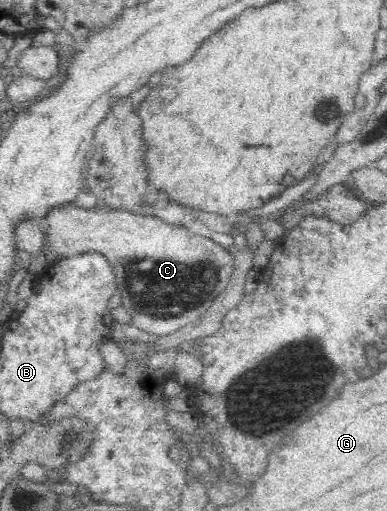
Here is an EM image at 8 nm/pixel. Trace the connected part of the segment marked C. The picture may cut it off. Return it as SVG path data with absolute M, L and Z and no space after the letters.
M75 202L55 207L44 217L48 223L48 235L43 249L47 258L65 258L83 252L99 252L110 261L116 275L121 306L132 317L131 324L145 333L164 336L185 325L193 324L211 307L212 301L229 285L234 274L234 257L231 250L216 244L212 238L201 235L197 229L187 230L183 225L174 226L145 213L126 210L102 211L98 206L83 209Z

